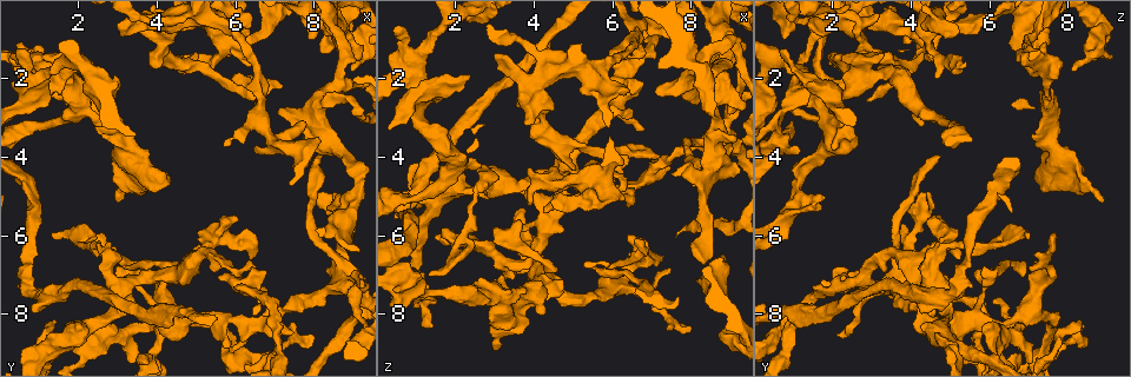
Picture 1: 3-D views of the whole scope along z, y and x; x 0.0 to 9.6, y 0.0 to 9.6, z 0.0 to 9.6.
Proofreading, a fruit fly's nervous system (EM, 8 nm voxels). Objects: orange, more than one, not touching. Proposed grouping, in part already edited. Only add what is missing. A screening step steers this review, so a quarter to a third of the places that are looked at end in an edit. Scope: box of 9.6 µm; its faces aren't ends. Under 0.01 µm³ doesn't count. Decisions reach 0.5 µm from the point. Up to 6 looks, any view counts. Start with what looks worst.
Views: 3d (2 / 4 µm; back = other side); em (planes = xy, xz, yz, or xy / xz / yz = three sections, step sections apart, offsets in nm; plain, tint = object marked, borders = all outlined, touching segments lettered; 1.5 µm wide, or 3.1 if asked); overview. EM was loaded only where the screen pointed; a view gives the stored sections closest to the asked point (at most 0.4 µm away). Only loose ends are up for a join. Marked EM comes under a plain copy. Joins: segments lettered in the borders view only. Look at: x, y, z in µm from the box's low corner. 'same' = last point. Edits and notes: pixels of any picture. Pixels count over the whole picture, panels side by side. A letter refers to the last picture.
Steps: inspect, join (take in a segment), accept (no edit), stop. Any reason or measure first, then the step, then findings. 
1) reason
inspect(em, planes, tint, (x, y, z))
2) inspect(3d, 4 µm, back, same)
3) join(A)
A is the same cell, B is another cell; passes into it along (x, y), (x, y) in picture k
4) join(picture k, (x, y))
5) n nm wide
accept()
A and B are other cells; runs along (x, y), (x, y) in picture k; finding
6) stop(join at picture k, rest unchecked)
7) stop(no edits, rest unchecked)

stops while still wide
inspect(em, planes, borders, (2.70, 3.55, 7.05))

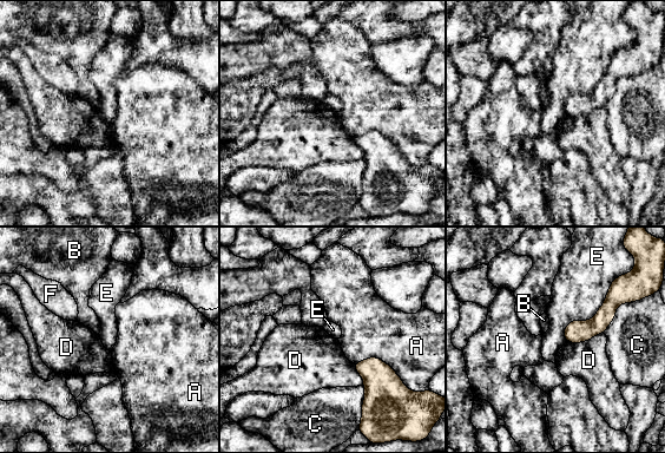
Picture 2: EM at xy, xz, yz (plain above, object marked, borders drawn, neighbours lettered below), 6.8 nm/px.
E touches over 550 nm
accept()
A, B, C, D, E and F are other cells; runs along (613, 295), (591, 328), (568, 337) in picture 2; none of them fits

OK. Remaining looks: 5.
an open end
inspect(em, planes, borders, (3.00, 5.10, 8.85))

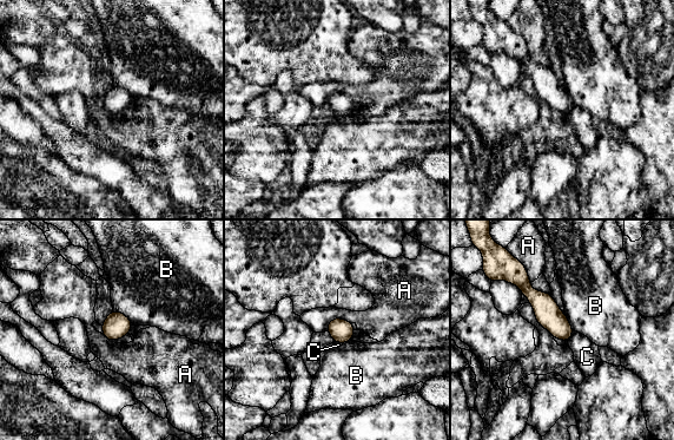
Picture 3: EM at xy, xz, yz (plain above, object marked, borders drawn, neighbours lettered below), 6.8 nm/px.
accept()
A, B and C are other cells; runs along (519, 278), (546, 308), (566, 337) in picture 3; no lettered segment goes on from it

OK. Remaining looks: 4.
branch stops here
inspect(3d, 2 µm, (1.35, 6.05, 6.95))

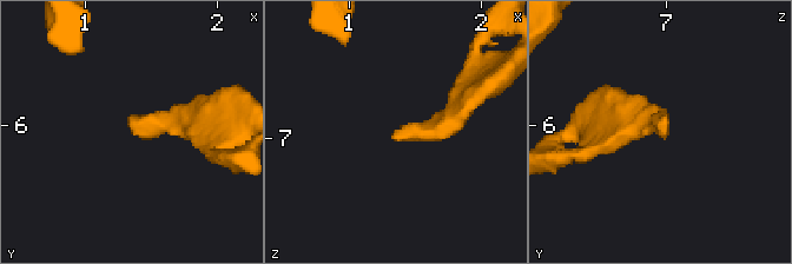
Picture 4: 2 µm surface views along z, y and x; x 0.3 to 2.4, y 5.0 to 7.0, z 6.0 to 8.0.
inspect(em, xy, step 4, borders, (1.34, 6.00, 6.98))

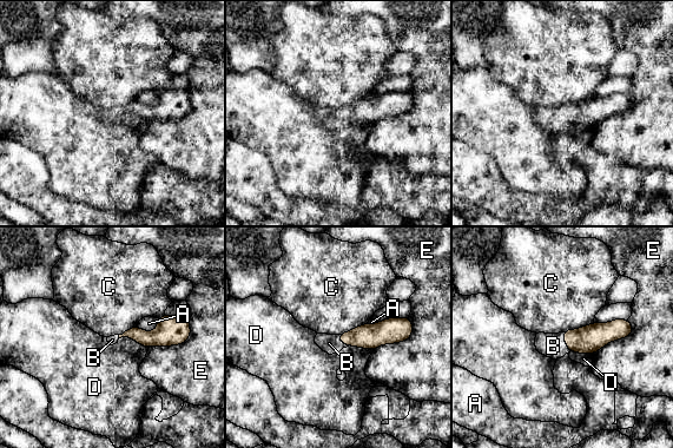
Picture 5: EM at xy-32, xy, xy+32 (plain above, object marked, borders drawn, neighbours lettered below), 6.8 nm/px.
join(B)
B is the same cell, A, C, D and E are other cells; it goes on there

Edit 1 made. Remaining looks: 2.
stop(join at picture 5, rest unchecked)

